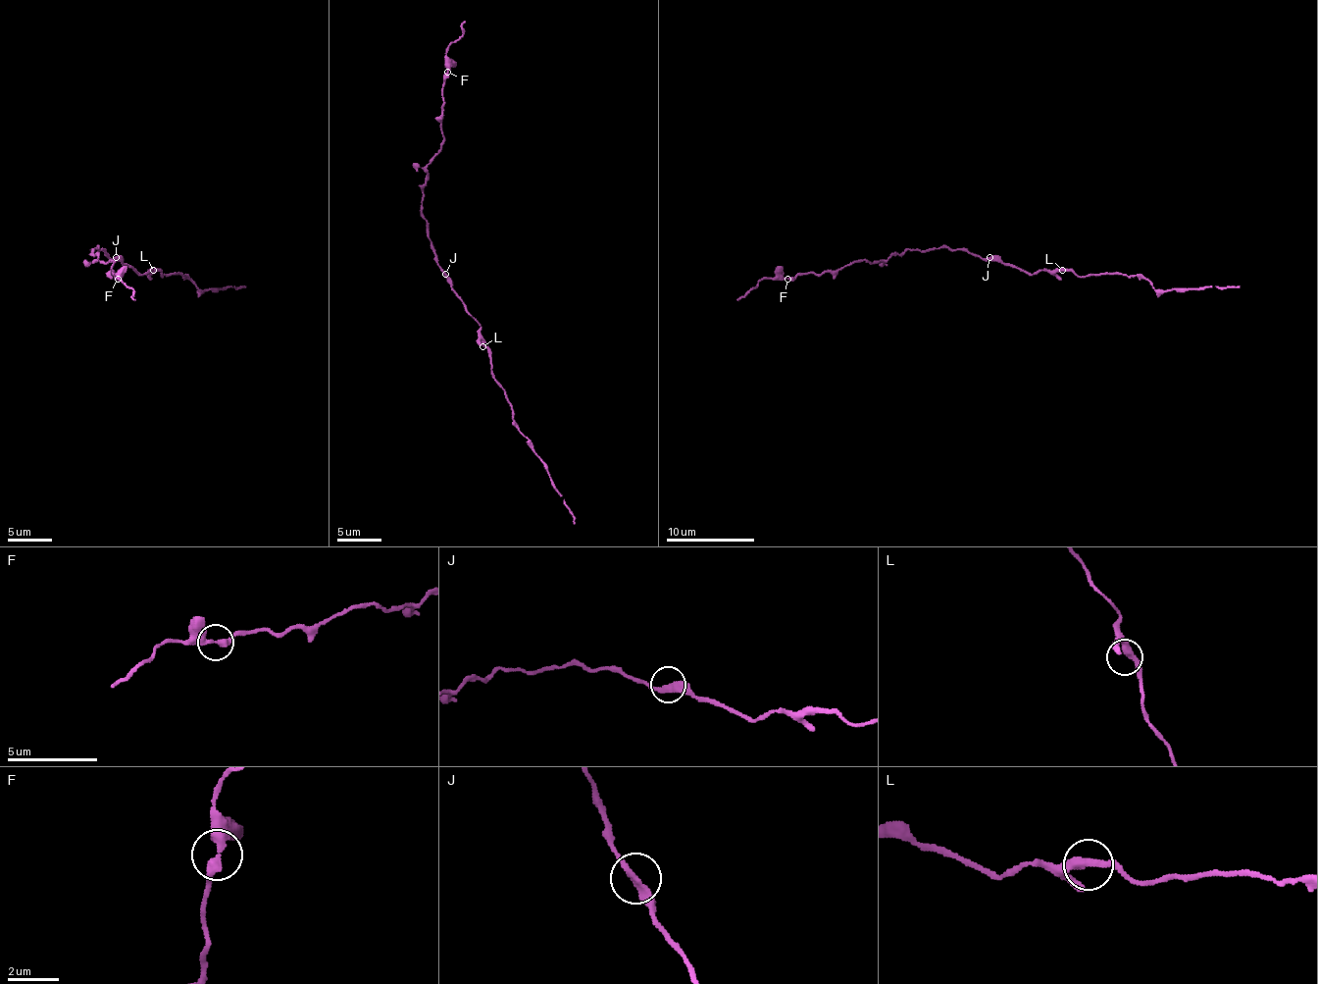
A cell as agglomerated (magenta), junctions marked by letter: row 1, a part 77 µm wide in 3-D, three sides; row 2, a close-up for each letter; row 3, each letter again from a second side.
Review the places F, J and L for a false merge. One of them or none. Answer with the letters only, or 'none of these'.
none of these

